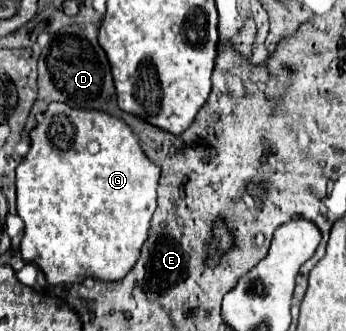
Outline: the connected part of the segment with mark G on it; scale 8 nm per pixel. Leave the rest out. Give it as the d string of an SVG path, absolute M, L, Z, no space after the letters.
M52 102L48 106L48 110L44 112L42 122L30 132L30 140L32 140L30 152L20 162L20 166L16 168L16 190L18 190L16 192L16 198L18 198L16 204L18 204L18 216L24 220L24 236L20 242L20 254L22 254L24 262L36 264L44 272L46 282L52 286L78 284L84 278L98 278L104 282L122 280L130 272L130 268L138 262L140 248L148 238L150 220L152 220L152 214L156 210L156 186L158 186L158 178L160 178L160 168L146 158L146 154L140 148L138 136L132 132L130 126L126 126L120 118L114 118L114 116L100 112L100 110L76 110L76 108L70 108L68 104Z

